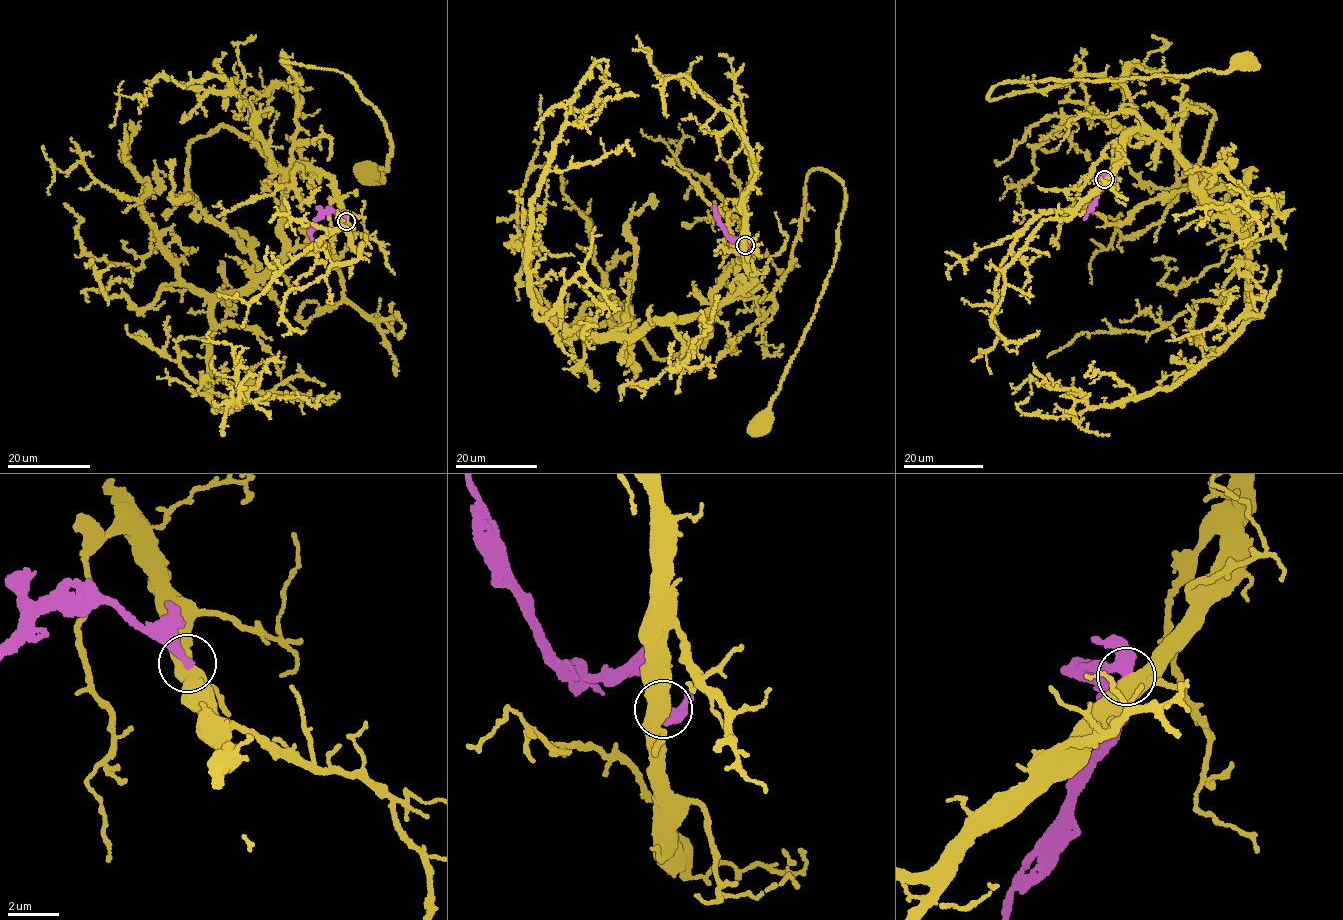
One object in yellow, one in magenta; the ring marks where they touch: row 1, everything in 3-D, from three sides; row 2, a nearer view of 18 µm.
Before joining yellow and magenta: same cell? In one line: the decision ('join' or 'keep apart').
keep apart

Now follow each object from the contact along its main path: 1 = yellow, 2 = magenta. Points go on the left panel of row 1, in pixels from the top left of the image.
1: (346, 221), (292, 160), (280, 61), (374, 106), (393, 146), (368, 173)
2: (346, 221), (334, 212), (320, 214), (309, 233), (312, 239)

